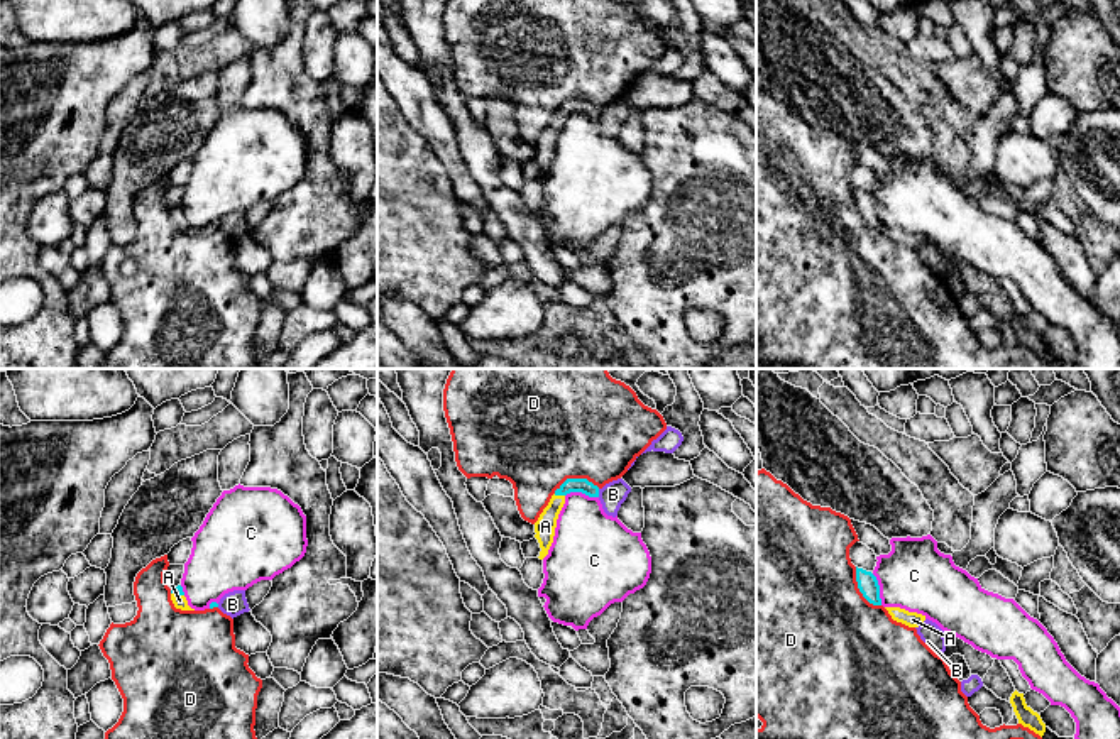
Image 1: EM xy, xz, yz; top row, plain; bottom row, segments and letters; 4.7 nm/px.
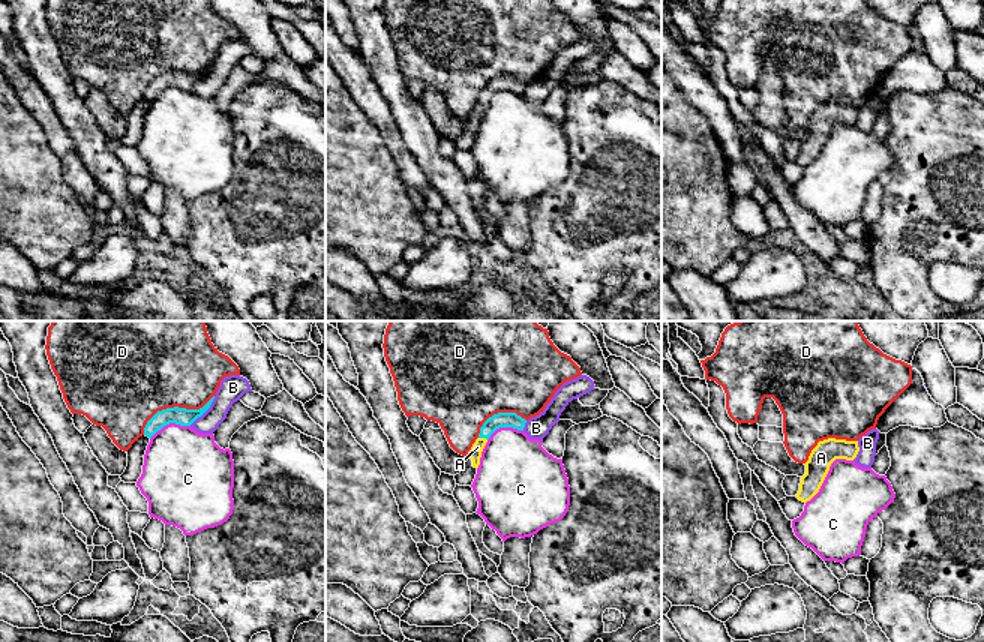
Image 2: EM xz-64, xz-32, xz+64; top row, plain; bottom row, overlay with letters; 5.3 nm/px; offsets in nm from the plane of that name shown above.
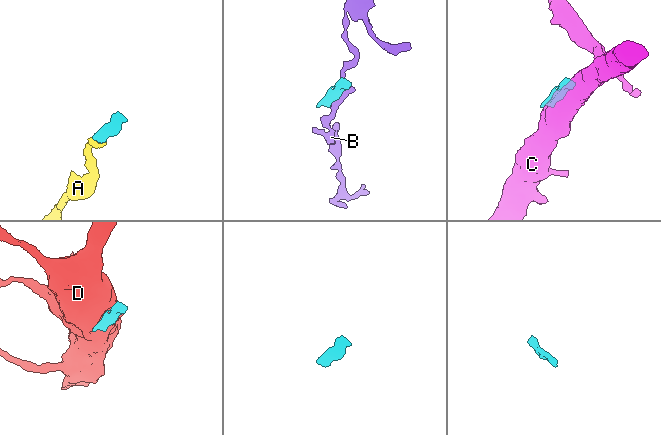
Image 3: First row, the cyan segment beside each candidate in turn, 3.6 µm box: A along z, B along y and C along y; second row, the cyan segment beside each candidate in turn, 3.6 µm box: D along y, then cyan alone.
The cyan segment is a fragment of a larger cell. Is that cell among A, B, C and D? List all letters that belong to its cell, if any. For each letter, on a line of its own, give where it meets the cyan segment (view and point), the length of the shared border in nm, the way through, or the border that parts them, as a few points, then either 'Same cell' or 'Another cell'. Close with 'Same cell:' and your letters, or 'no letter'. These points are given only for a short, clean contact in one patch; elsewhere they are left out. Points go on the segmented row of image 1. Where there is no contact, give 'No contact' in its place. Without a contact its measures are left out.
A: Touches cyan at xz (559, 494). Shared border 60 nm. Same cell
B: Touches cyan at xz (598, 492). Shared border 40 nm. Another cell
C: Touches cyan at xz (582, 492). Shared border 160 nm. Another cell
D: Touches cyan at xz (576, 479). Shared border 220 nm. Another cell
Same cell: A

